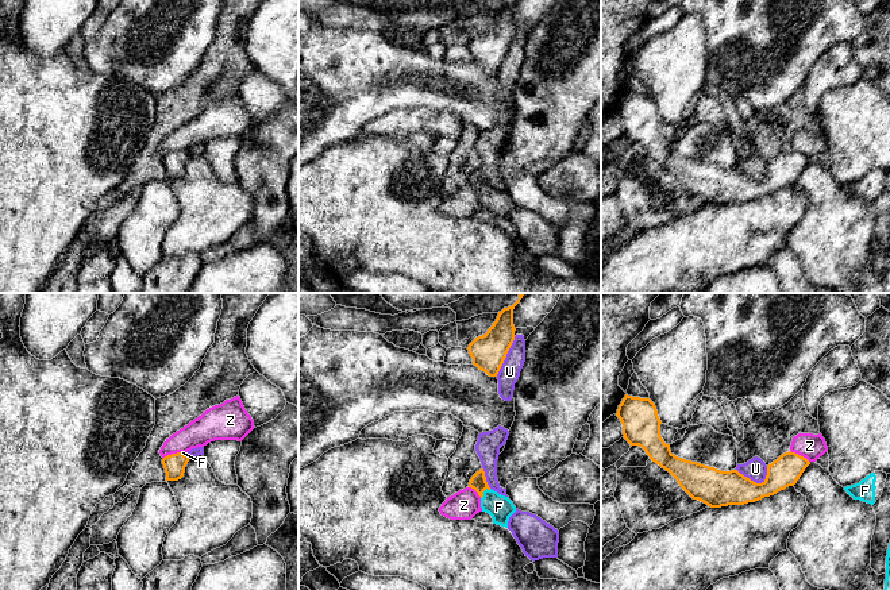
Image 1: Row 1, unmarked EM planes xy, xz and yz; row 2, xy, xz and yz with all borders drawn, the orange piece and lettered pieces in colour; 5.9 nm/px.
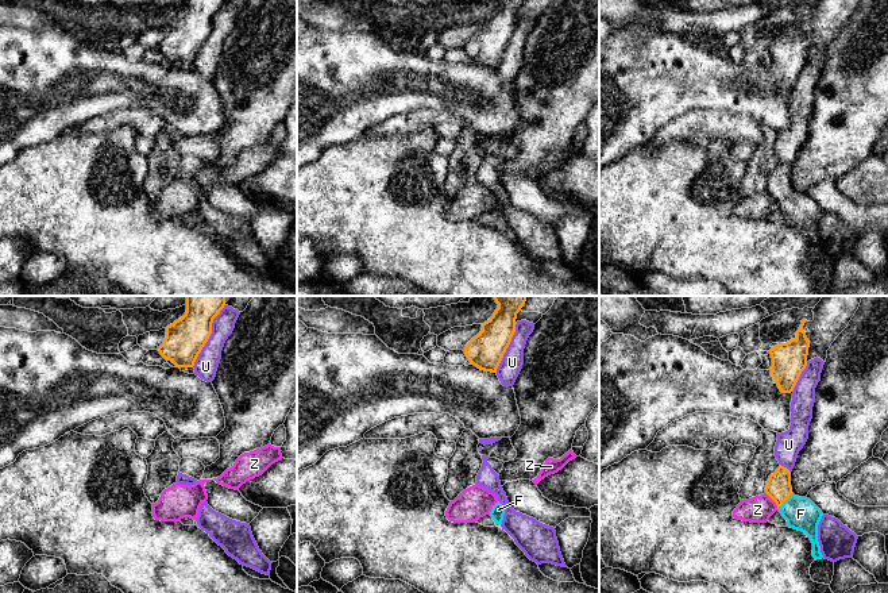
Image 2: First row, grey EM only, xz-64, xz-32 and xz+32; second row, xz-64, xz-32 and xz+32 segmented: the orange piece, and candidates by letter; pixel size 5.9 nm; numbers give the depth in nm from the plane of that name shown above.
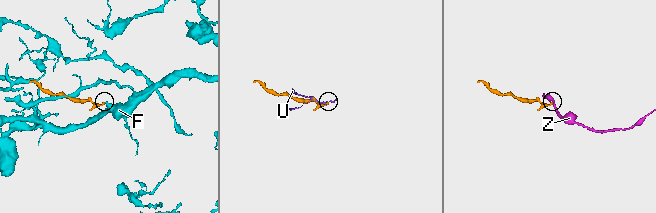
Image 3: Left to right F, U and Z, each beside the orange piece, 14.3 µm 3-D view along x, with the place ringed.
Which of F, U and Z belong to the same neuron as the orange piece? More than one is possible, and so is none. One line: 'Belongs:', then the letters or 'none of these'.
Belongs: F

